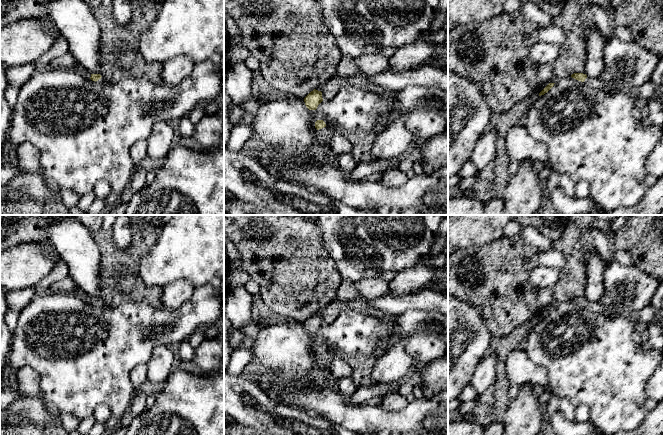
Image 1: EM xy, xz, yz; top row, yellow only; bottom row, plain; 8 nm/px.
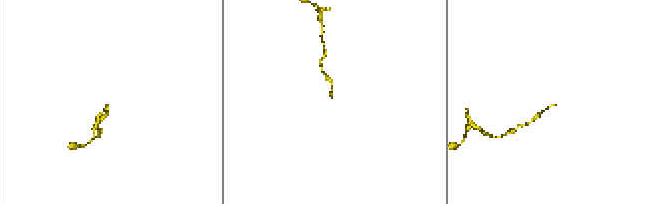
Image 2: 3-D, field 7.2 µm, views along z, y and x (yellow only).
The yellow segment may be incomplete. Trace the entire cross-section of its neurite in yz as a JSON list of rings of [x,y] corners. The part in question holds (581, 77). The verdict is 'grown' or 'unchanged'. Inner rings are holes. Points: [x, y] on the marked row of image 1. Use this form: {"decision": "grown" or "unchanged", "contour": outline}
{"decision": "grown", "contour": [[[574,73],[571,75],[571,77],[578,81],[585,82],[587,85],[593,87],[594,89],[601,90],[606,93],[612,93],[618,88],[614,84],[605,82],[599,78],[590,78],[583,73]]]}

